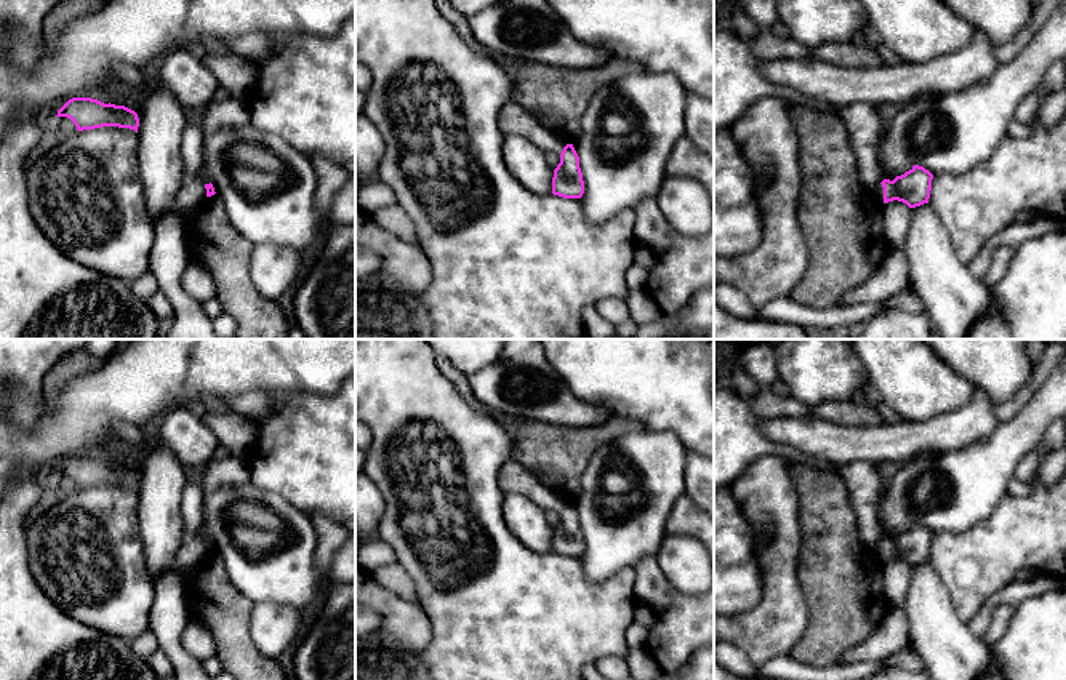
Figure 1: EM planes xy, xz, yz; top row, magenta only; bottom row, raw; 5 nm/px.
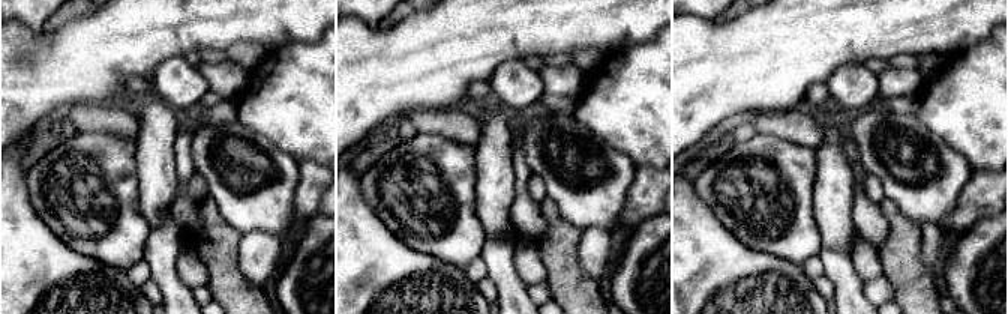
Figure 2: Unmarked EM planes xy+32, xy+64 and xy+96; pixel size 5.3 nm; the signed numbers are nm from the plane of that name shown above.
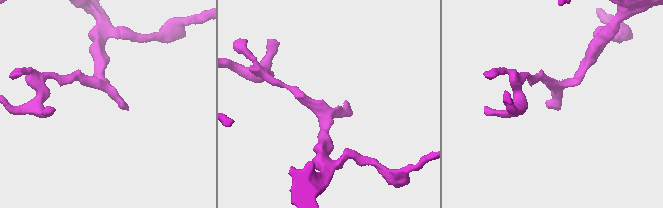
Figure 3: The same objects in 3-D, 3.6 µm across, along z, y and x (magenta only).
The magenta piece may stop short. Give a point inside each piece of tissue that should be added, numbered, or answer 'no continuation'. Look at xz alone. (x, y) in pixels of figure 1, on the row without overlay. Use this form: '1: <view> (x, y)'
1: xz (512, 477)

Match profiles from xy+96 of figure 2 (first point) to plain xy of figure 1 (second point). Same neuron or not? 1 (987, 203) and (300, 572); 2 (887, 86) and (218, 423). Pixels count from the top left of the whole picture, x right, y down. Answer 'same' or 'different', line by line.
1: different
2: same

